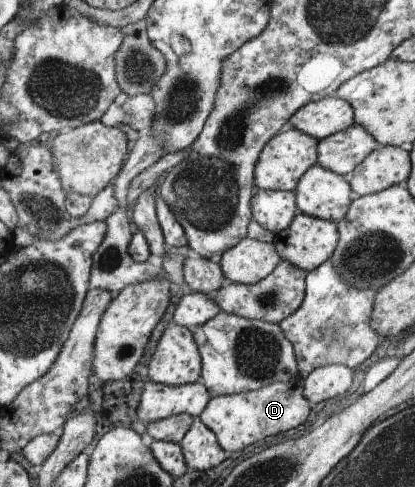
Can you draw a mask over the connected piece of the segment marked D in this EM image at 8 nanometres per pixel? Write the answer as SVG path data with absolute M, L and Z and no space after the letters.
M299 375L295 379L272 383L260 390L212 398L200 418L216 433L225 451L239 453L261 439L303 425L309 419L309 415L311 403L305 397L305 380Z

